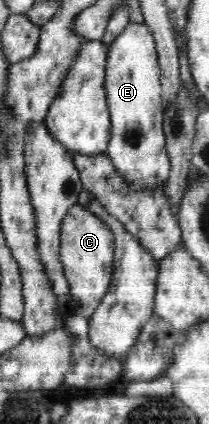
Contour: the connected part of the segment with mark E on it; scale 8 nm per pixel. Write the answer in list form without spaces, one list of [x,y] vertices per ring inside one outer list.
[[[129,22],[125,30],[109,43],[107,52],[104,83],[111,138],[104,153],[134,190],[155,190],[166,183],[170,175],[171,161],[163,133],[165,111],[160,78],[160,64],[151,31],[144,22]]]

